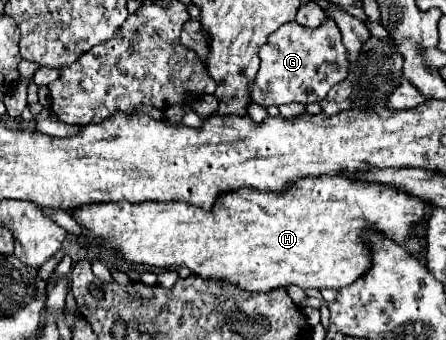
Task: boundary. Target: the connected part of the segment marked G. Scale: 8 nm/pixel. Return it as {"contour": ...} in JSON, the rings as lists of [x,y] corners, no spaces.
{"contour":[[[327,18],[319,28],[302,28],[295,21],[280,26],[259,48],[259,58],[261,68],[251,92],[253,102],[259,106],[321,102],[331,86],[343,82],[349,72],[349,52],[331,18]]]}

